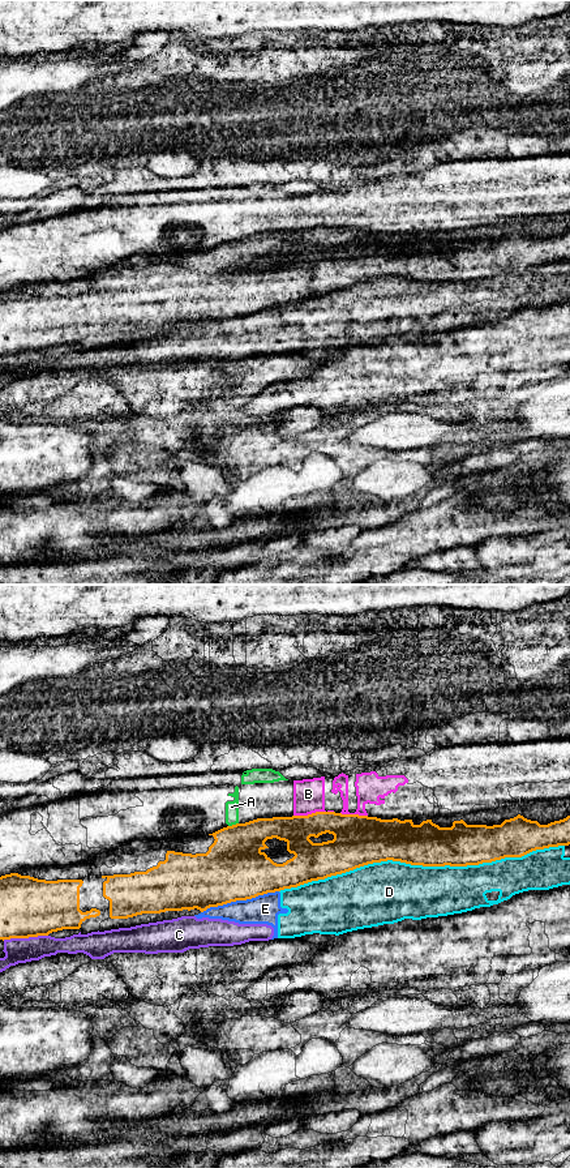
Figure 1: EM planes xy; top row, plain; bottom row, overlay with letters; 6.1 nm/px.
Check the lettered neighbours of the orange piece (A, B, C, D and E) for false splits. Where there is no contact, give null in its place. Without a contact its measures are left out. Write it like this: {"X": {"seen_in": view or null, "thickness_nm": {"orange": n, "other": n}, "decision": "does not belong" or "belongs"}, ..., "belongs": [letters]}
{"A": {"seen_in": "xy", "thickness_nm": {"orange": 380, "other": 80}, "decision": "does not belong"}, "B": {"seen_in": "xy", "thickness_nm": {"orange": 190, "other": 190}, "decision": "does not belong"}, "C": {"seen_in": "xy", "thickness_nm": {"orange": 360, "other": 160}, "decision": "does not belong"}, "D": {"seen_in": "xy", "thickness_nm": {"orange": 260, "other": 380}, "decision": "does not belong"}, "E": {"seen_in": "xy", "thickness_nm": {"orange": 400, "other": 180}, "decision": "does not belong"}, "belongs": []}

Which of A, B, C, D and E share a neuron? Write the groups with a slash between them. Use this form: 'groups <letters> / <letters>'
groups A B / C D E

